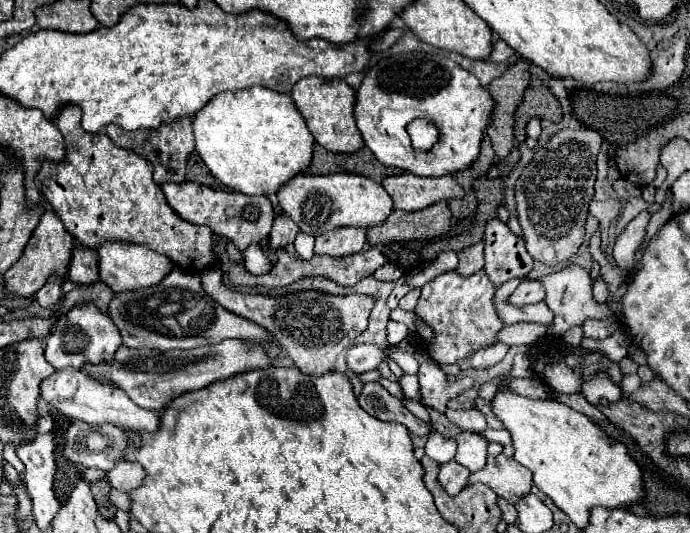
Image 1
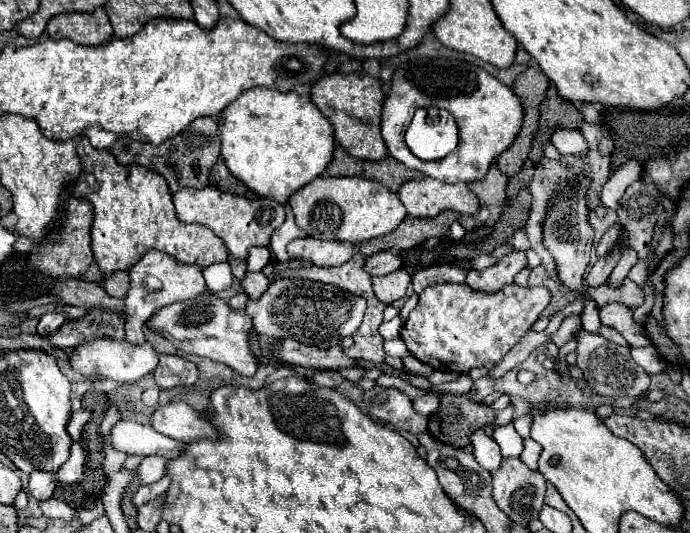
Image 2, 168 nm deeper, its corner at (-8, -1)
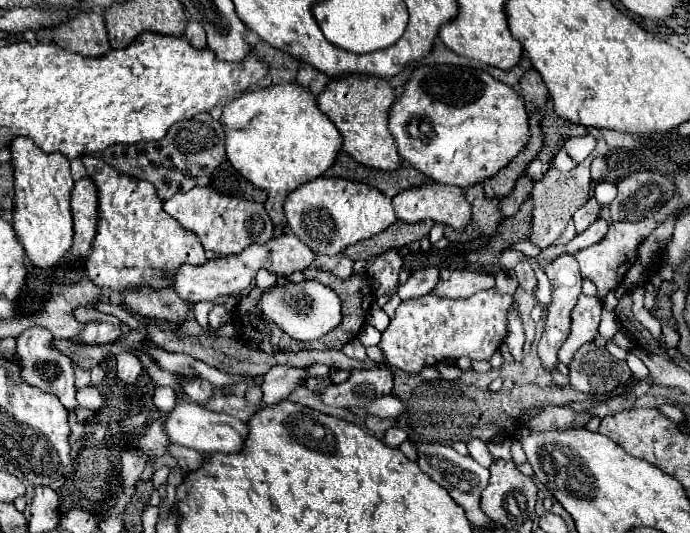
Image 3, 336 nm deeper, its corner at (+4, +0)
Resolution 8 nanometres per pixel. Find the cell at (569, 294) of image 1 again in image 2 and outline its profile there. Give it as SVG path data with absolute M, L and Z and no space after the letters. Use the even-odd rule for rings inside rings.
M586 299L584 301L584 309L580 313L582 319L582 327L590 333L598 333L600 329L600 319L598 319L598 305L594 299Z

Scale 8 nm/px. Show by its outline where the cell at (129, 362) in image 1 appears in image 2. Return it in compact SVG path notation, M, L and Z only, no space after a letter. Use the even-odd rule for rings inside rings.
M162 353L160 355L160 361L158 361L158 367L154 369L154 381L156 385L162 389L162 391L170 391L170 389L176 389L180 385L186 383L186 377L190 373L198 373L200 369L184 359L184 357L178 357L178 355L166 355Z

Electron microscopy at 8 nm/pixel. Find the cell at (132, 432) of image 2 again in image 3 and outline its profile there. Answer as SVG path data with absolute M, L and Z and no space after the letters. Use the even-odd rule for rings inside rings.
M170 444L170 450L168 450L176 460L178 460L178 466L184 470L184 472L192 472L196 468L202 466L204 462L204 454L192 450L192 448L184 448L184 446L178 446L178 444Z

